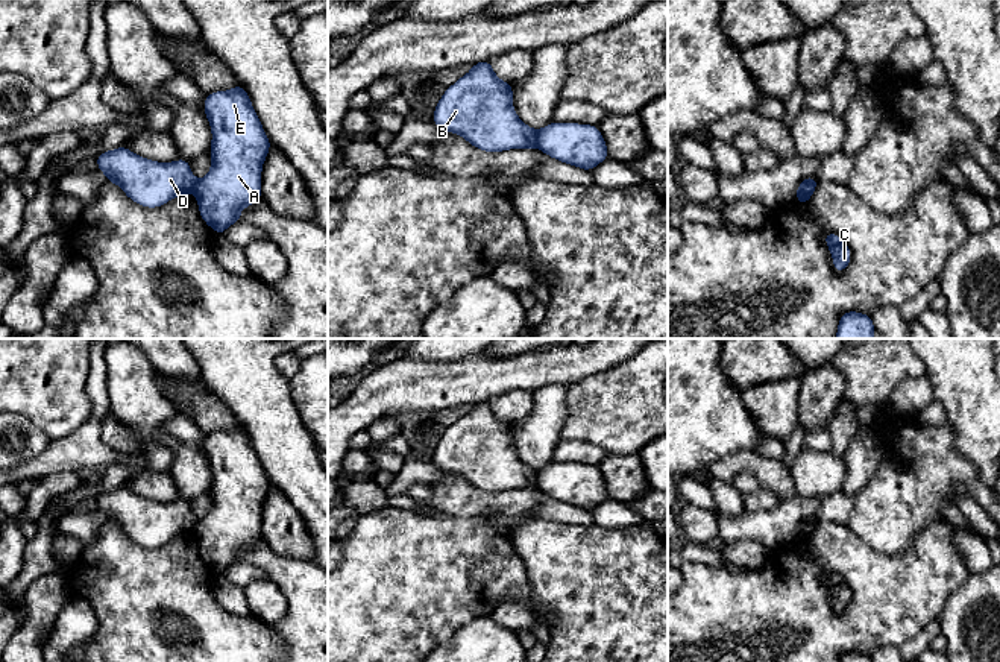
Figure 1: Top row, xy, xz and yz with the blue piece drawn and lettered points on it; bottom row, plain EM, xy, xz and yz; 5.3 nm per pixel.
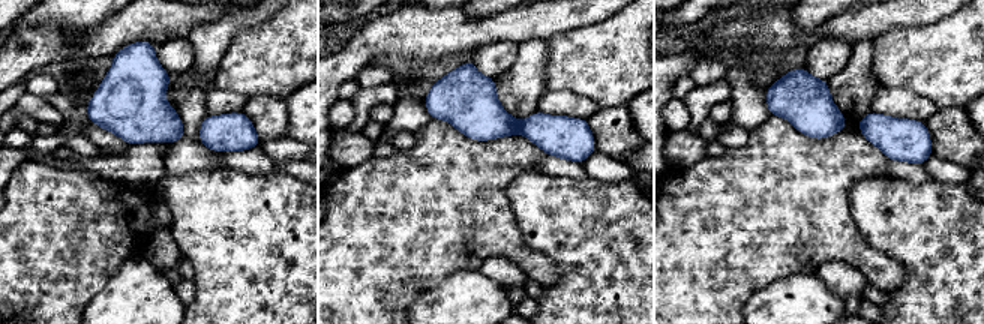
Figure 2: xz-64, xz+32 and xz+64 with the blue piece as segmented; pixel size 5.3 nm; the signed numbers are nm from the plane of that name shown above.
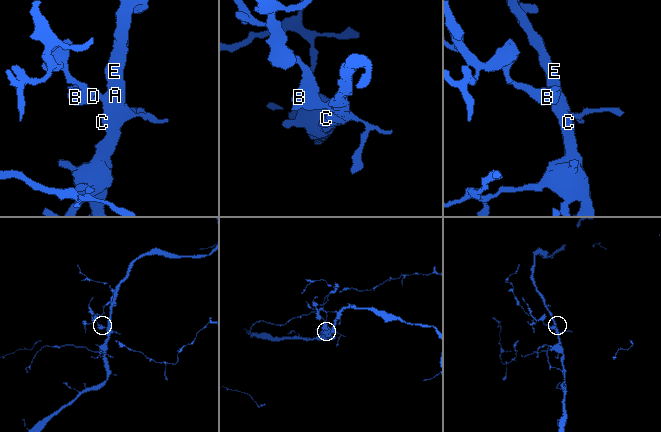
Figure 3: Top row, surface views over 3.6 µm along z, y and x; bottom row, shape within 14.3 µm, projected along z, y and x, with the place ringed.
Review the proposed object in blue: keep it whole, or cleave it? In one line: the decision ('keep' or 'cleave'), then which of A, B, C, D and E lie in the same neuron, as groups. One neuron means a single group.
cleave; groups A C E / B D

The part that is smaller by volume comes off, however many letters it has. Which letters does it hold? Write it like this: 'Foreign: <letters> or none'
Foreign: B, D

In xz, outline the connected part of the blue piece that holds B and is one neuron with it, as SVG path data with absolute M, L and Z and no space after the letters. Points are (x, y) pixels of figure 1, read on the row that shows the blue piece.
M480 61L440 97L434 125L463 137L484 152L534 149L537 131L525 125L513 106L513 85L501 80L490 61Z

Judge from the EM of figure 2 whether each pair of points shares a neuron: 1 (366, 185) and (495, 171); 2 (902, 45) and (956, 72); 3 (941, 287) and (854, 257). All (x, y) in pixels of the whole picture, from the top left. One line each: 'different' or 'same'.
1: same
2: same
3: different

